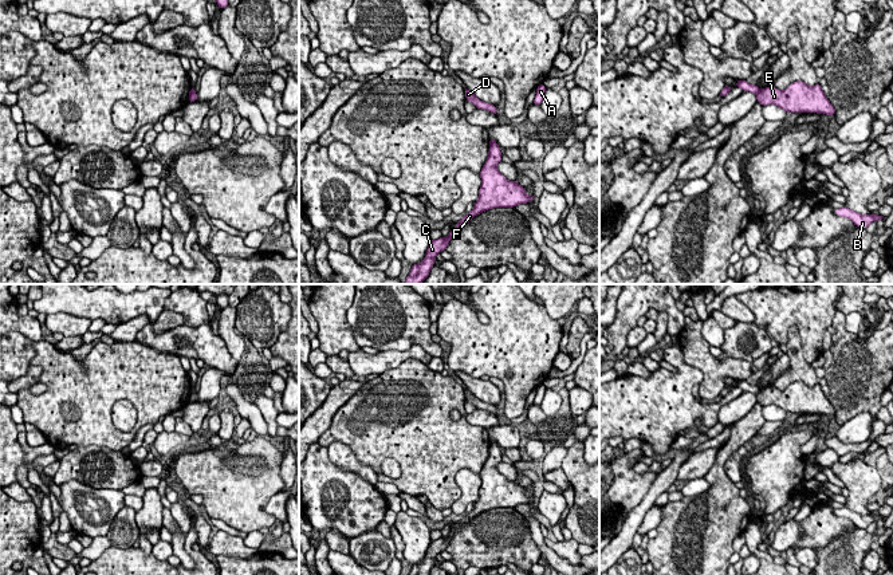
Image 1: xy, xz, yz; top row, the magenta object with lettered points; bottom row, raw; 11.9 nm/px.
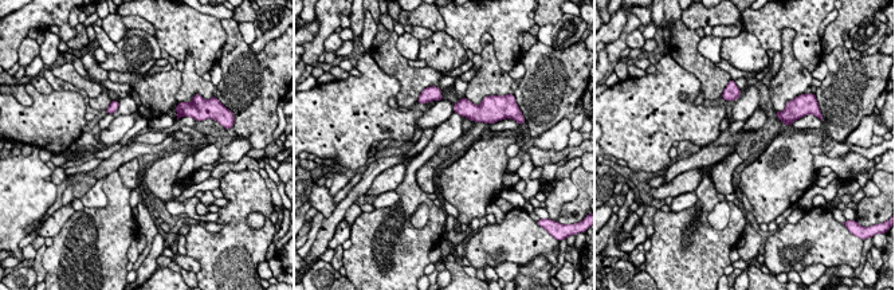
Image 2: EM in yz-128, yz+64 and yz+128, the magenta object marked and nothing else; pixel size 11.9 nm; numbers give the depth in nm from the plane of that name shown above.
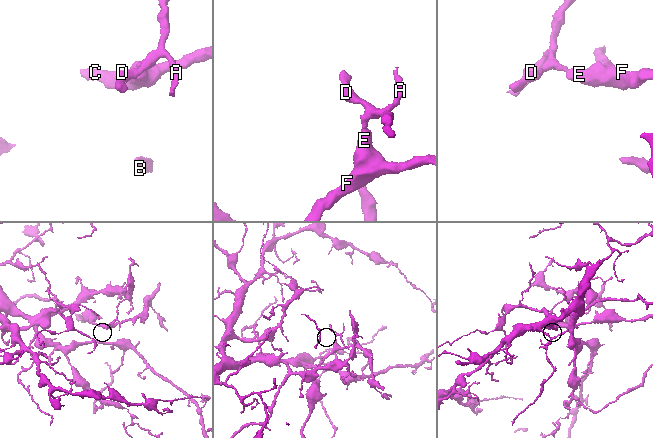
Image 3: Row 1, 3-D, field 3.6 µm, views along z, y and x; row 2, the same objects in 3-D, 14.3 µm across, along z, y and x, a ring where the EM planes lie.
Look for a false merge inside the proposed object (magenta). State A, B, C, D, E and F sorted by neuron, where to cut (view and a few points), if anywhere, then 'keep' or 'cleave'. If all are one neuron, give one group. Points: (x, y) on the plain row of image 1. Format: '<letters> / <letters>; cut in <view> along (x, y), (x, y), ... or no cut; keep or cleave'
A B D / C E F; cut in yz along (759, 390), (756, 394); cleave

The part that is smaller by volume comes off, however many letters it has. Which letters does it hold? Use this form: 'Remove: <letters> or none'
Remove: C, E, F

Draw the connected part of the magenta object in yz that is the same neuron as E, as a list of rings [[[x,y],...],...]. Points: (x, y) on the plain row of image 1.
[[[802,381],[791,383],[784,391],[766,387],[756,394],[758,403],[775,405],[787,413],[818,413],[835,416],[835,409],[826,398],[819,383],[810,387]]]

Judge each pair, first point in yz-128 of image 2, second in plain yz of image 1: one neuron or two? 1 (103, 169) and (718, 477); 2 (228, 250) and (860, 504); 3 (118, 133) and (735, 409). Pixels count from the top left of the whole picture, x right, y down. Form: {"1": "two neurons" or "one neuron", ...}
{"1": "two neurons", "2": "one neuron", "3": "one neuron"}

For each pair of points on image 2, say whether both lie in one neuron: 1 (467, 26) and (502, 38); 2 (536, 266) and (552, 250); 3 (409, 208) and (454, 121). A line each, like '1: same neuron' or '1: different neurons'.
1: same neuron
2: different neurons
3: same neuron

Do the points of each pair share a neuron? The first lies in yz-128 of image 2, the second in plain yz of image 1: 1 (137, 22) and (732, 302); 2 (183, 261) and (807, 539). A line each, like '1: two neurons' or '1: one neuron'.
1: one neuron
2: two neurons

